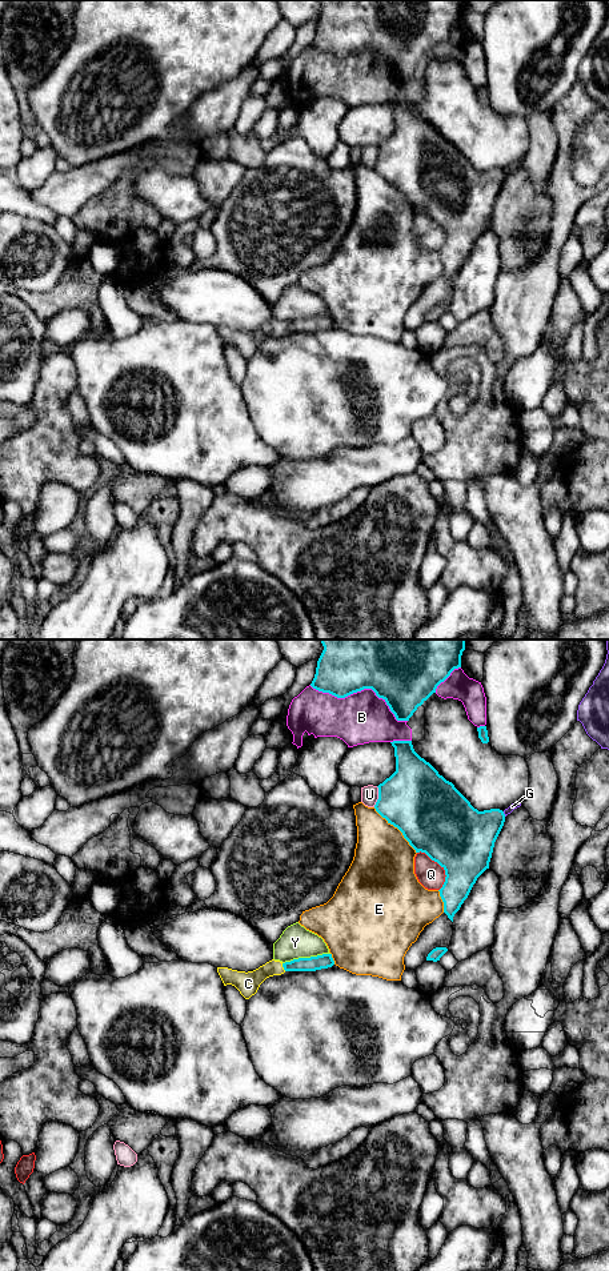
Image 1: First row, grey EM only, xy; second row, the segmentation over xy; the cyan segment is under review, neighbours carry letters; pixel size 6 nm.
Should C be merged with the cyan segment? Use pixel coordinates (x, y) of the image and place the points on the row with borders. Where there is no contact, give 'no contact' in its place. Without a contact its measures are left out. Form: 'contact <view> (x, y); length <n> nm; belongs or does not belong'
contact xy (283, 966); length 50 nm; belongs

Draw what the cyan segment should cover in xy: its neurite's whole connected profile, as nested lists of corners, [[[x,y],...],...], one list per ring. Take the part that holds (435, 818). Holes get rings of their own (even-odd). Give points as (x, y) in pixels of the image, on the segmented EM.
[[[412,741],[390,743],[394,747],[396,771],[377,786],[378,799],[374,809],[402,833],[416,853],[425,853],[445,870],[445,882],[438,891],[444,913],[453,922],[477,878],[489,869],[505,814],[500,809],[474,809],[452,782],[414,751]]]

